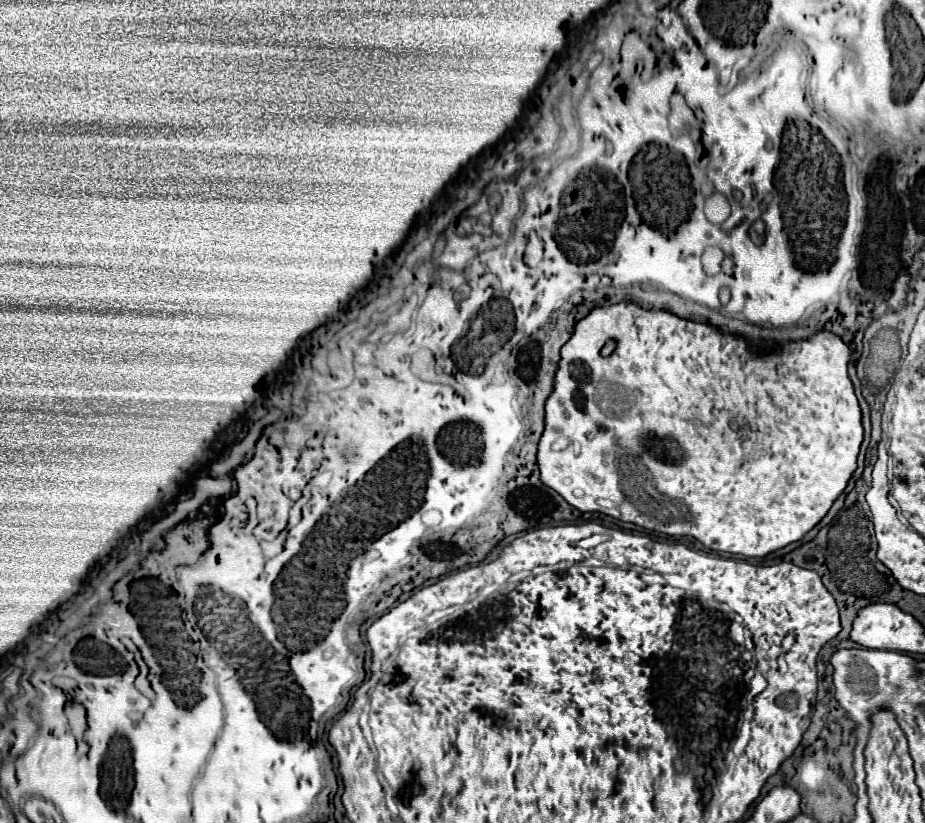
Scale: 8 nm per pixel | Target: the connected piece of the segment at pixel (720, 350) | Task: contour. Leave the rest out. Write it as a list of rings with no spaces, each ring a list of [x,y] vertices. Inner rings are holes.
[[[625,301],[593,309],[585,319],[581,319],[575,325],[573,337],[561,349],[561,361],[555,375],[555,391],[549,395],[545,403],[545,431],[539,441],[539,453],[537,453],[541,481],[551,489],[555,489],[567,503],[571,503],[579,511],[601,511],[615,519],[635,523],[657,533],[665,533],[667,529],[671,537],[691,535],[713,551],[725,551],[743,557],[765,557],[775,549],[799,541],[809,529],[813,529],[825,517],[825,513],[829,511],[831,503],[839,497],[839,493],[847,487],[847,481],[851,479],[851,473],[857,467],[859,445],[863,441],[863,427],[861,427],[861,409],[847,375],[849,355],[851,349],[839,337],[827,331],[815,335],[809,341],[787,343],[785,349],[781,349],[779,353],[761,357],[751,353],[743,339],[723,335],[705,323],[687,321],[669,311],[643,309],[635,303],[625,303]],[[607,339],[617,339],[619,349],[615,349],[611,357],[601,357],[599,351],[603,349]],[[665,413],[669,413],[669,417],[681,417],[683,421],[691,421],[689,433],[693,441],[689,441],[689,457],[685,457],[681,465],[665,465],[665,461],[653,461],[653,457],[645,457],[645,453],[641,453],[641,445],[637,445],[637,433],[641,433],[641,429],[649,429],[649,425],[661,427],[661,417],[665,417]],[[693,419],[703,423],[695,425]]]

